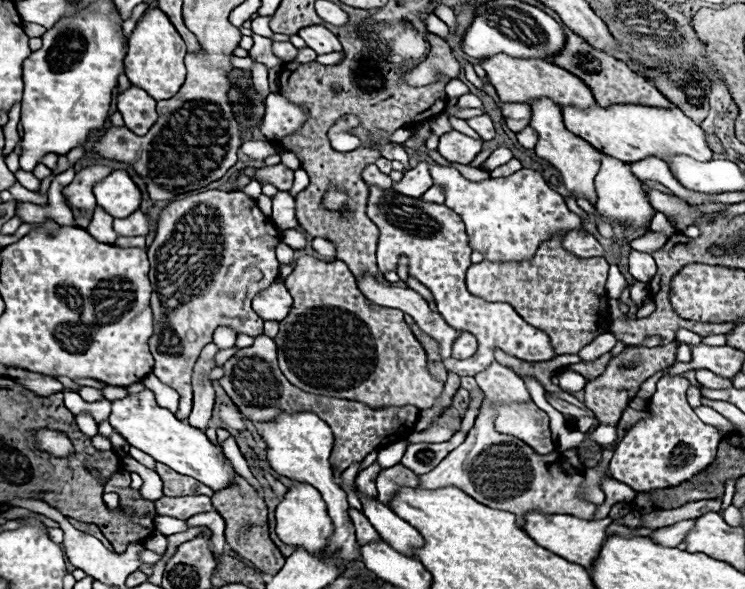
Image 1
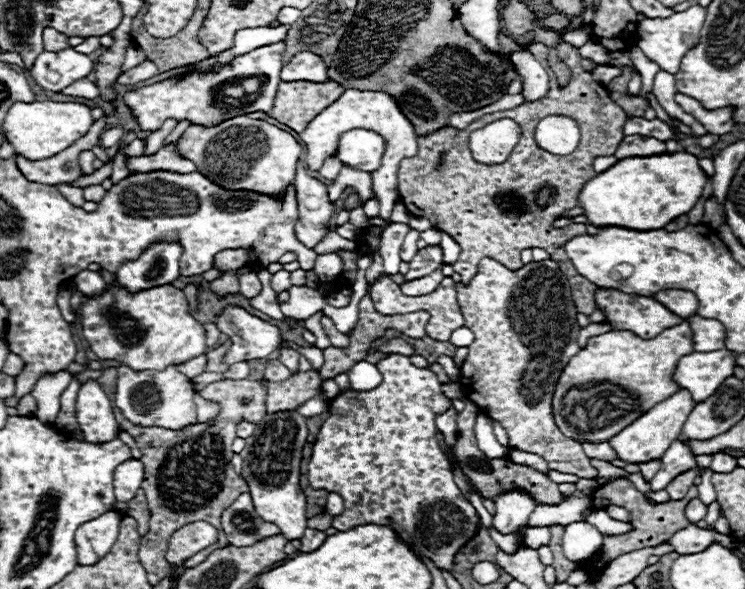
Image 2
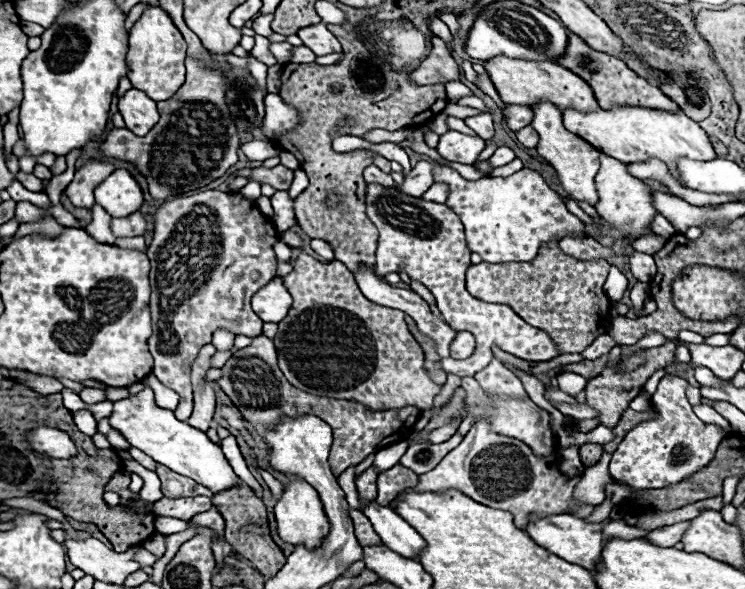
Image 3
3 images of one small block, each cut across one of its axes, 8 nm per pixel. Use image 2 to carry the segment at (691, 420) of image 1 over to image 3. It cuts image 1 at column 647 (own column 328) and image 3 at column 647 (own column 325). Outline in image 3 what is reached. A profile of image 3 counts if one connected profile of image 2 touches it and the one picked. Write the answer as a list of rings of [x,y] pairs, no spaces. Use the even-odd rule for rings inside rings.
[[[666,374],[660,380],[650,400],[656,420],[642,422],[624,436],[610,460],[612,478],[630,484],[636,490],[664,488],[700,470],[714,458],[718,444],[724,436],[728,436],[728,432],[720,426],[704,423],[692,412],[686,397],[686,386],[688,382],[680,376]]]

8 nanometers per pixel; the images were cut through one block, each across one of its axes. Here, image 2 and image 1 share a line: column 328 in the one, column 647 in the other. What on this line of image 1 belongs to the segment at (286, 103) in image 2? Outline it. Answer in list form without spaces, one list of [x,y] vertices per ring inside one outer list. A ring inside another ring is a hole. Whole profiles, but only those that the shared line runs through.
[[[562,26],[562,30],[564,30],[564,36],[566,36],[564,46],[560,48],[560,52],[556,52],[554,56],[550,56],[546,60],[556,64],[556,66],[560,66],[560,68],[564,68],[564,70],[568,70],[570,74],[578,76],[592,90],[592,94],[594,94],[594,98],[596,98],[596,102],[600,106],[652,104],[652,106],[658,106],[658,108],[662,108],[662,106],[672,106],[674,108],[674,104],[670,104],[646,78],[642,78],[636,72],[632,72],[622,60],[616,60],[610,54],[592,48],[590,44],[586,44],[584,38],[574,34],[570,28]]]

